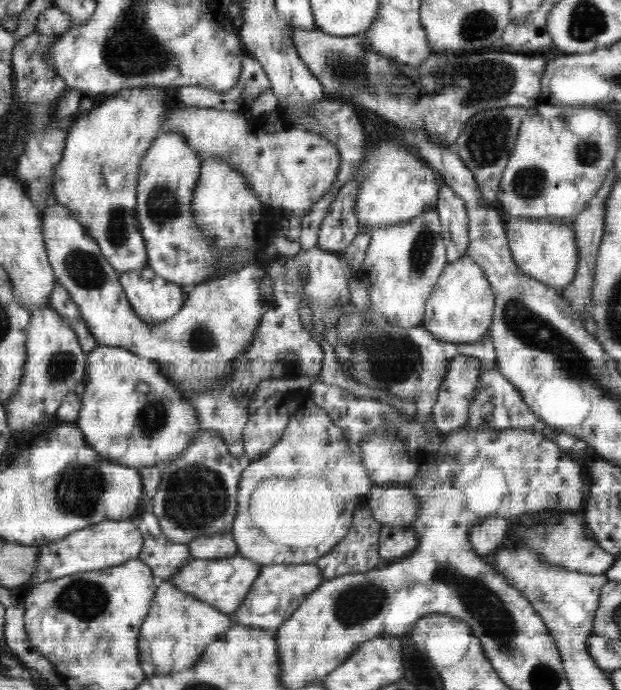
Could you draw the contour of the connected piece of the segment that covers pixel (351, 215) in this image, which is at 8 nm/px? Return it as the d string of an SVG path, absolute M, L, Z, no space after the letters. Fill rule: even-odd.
M358 181L346 182L339 188L328 212L320 224L317 247L325 252L344 253L359 233L358 217L354 211Z

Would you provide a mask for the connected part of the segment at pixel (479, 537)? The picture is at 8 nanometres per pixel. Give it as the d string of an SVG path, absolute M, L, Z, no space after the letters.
M496 515L484 517L480 520L480 524L472 526L469 533L469 539L477 555L486 559L494 554L504 540L504 534L508 530L510 520Z

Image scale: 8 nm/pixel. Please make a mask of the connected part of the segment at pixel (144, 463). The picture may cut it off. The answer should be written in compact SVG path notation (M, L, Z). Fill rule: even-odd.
M98 345L87 354L87 369L84 379L85 390L81 398L79 417L74 422L84 435L88 446L96 450L104 459L108 456L108 448L112 444L126 444L124 454L118 462L128 467L144 468L157 466L161 471L165 464L172 462L188 448L195 432L198 431L198 415L196 409L183 398L182 394L165 377L155 361L139 357L124 347Z

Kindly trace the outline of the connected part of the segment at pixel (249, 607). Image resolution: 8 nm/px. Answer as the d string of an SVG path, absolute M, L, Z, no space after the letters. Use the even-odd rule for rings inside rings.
M314 563L266 565L254 580L244 602L232 613L234 624L278 629L279 626L296 612L296 609L324 581L322 571Z

